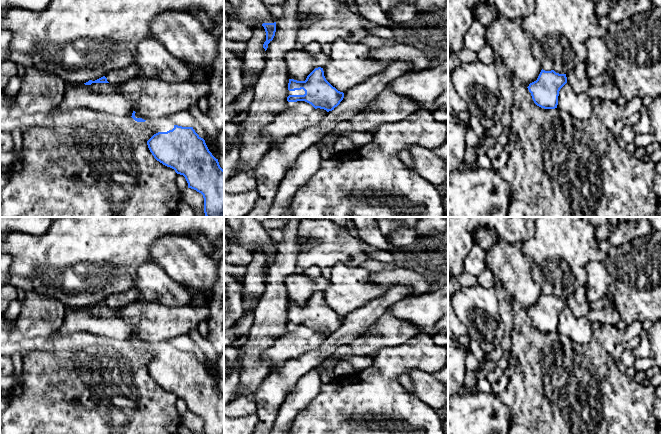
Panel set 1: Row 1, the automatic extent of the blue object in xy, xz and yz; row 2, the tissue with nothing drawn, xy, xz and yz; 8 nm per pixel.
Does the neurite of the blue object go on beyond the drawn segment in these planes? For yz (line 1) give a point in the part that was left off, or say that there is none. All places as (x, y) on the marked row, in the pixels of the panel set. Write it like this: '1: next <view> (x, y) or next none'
1: next none

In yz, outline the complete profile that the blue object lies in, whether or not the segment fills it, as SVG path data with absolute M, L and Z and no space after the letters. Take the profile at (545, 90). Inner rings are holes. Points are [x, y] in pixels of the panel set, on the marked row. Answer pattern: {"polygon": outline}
{"polygon": "M542 69L537 80L530 83L527 88L537 106L544 109L555 109L558 105L559 91L566 83L566 74Z"}

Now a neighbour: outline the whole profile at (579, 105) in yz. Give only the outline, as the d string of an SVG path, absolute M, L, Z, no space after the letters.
M568 82L560 89L557 109L569 113L573 119L586 123L593 107L592 98L586 92L576 93Z

